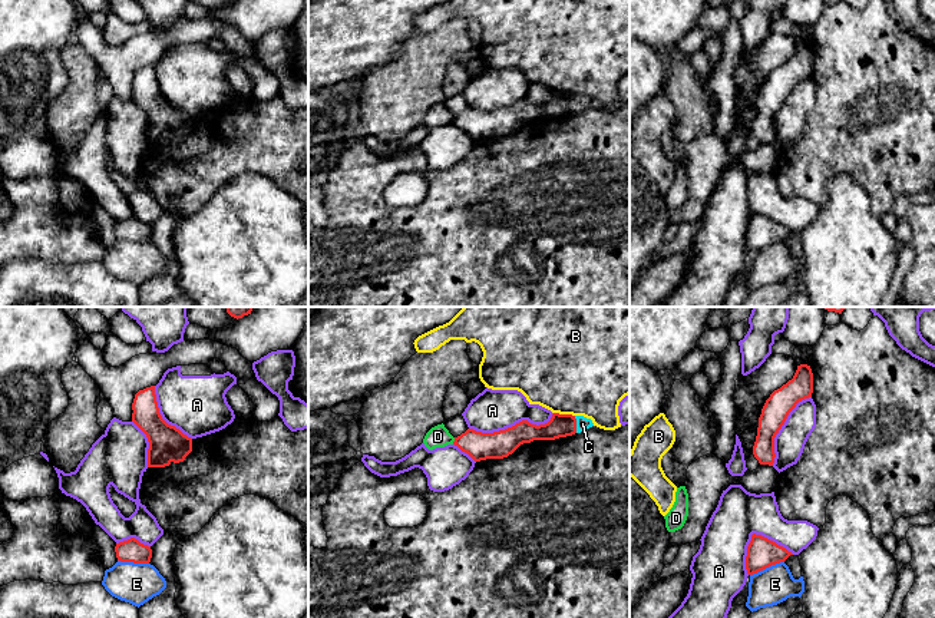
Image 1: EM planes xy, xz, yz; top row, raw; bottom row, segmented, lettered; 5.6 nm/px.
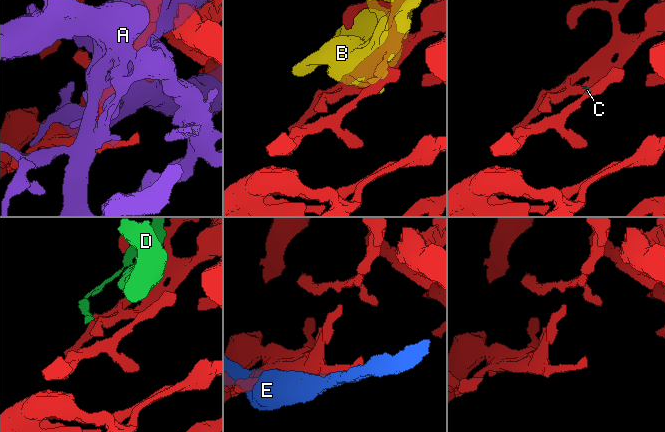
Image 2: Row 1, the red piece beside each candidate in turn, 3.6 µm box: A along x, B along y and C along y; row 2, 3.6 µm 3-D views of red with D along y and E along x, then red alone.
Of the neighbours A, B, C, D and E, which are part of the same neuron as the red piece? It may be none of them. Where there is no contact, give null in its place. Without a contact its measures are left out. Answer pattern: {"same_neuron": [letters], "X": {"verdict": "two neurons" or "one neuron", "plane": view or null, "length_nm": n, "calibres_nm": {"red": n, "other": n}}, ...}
{"same_neuron": ["C"], "A": {"verdict": "two neurons", "plane": "xz", "length_nm": 480, "calibres_nm": {"red": 160, "other": 240}}, "B": {"verdict": "two neurons", "plane": "xz", "length_nm": 120, "calibres_nm": {"red": 130, "other": 500}}, "C": {"verdict": "one neuron", "plane": "xz", "length_nm": 100, "calibres_nm": {"red": 130, "other": 80}}, "D": {"verdict": "two neurons", "plane": "xz", "length_nm": 40, "calibres_nm": {"red": 160, "other": 120}}, "E": {"verdict": "two neurons", "plane": "yz", "length_nm": 200, "calibres_nm": {"red": 170, "other": 200}}}

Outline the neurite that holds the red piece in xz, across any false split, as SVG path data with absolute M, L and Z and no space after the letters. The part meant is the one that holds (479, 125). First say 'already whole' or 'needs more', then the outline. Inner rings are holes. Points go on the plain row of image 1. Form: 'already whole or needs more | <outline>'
needs more | M554 92L548 102L539 105L522 99L512 106L493 112L468 108L465 112L455 116L453 123L468 132L475 141L503 138L523 122L555 119L581 112L592 105L592 99L584 95Z

